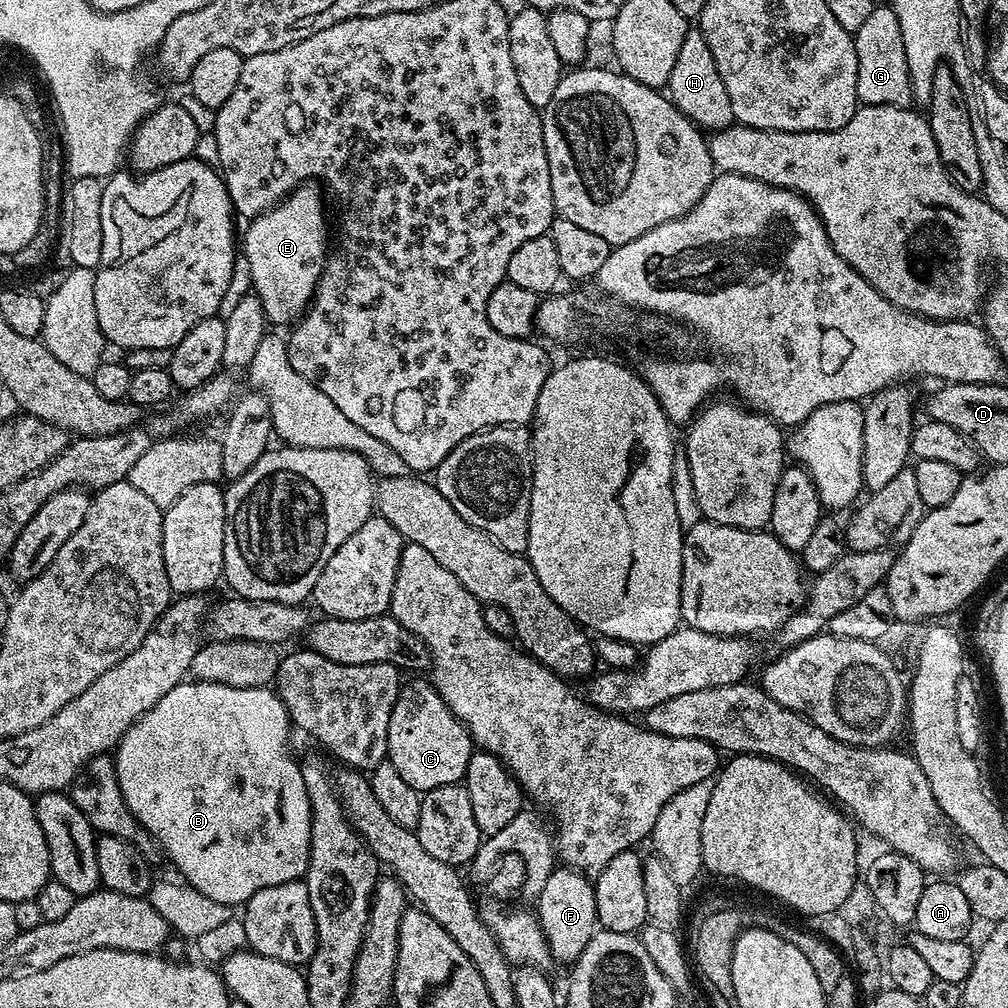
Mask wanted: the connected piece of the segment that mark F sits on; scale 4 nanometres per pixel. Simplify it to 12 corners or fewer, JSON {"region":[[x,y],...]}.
{"region":[[552,869],[534,901],[551,959],[575,964],[598,931],[596,889]]}

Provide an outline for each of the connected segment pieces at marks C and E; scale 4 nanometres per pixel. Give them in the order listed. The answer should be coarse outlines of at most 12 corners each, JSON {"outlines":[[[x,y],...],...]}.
{"outlines":[[[431,682],[401,683],[387,763],[421,794],[459,784],[474,745]],[[315,183],[242,232],[273,325],[307,312],[330,228]]]}

